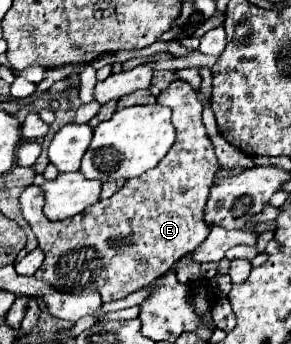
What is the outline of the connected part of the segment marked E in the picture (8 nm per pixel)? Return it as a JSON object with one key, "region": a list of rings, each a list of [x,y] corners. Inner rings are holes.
{"region":[[[172,82],[168,90],[158,96],[158,104],[172,108],[172,124],[176,128],[176,142],[168,156],[160,160],[152,172],[144,172],[136,180],[128,180],[126,186],[108,200],[90,206],[82,214],[70,218],[70,222],[52,222],[42,214],[42,192],[38,186],[24,188],[20,196],[22,214],[38,238],[38,246],[44,252],[44,264],[34,274],[40,280],[50,282],[54,288],[66,294],[98,292],[104,302],[126,298],[128,294],[140,290],[142,286],[154,282],[164,272],[172,268],[182,256],[194,252],[210,234],[210,226],[202,220],[204,204],[208,200],[208,190],[220,168],[214,146],[202,124],[202,104],[188,82]]]}

